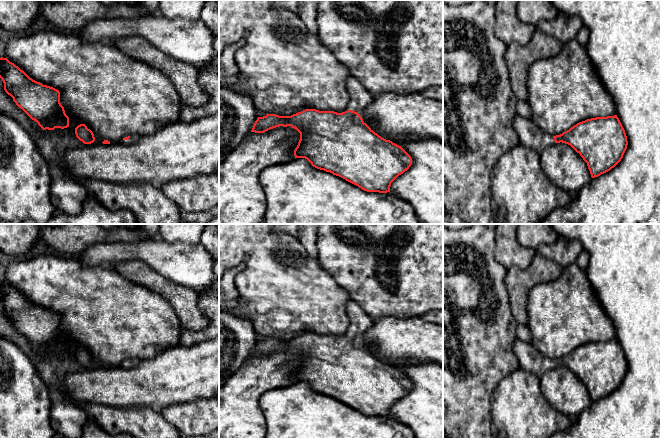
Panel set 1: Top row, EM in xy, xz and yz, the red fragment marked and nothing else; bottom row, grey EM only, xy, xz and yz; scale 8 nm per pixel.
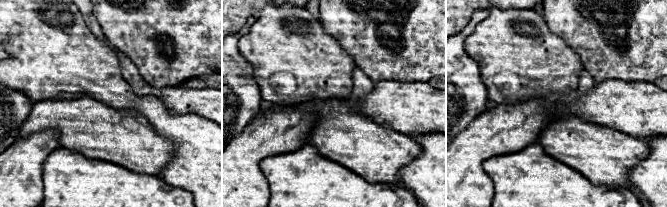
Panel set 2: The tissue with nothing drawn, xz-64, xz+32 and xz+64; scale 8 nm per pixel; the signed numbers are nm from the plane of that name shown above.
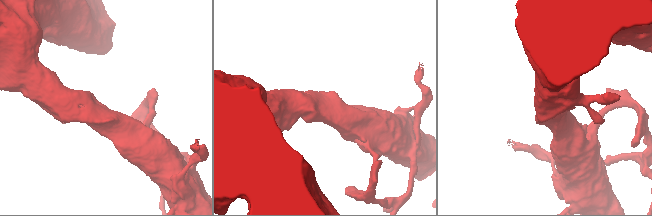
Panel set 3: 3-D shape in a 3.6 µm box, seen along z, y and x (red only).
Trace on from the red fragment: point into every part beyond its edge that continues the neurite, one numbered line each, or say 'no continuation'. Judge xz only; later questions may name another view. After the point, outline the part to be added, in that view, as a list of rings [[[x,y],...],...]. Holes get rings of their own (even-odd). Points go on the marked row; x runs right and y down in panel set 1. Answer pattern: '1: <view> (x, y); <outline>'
1: xz (359, 97); [[[350,75],[346,88],[350,96],[350,102],[346,110],[359,112],[372,103],[373,95],[355,77]]]

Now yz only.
1: yz (530, 135); [[[518,114],[513,119],[513,127],[519,136],[520,142],[537,152],[541,152],[555,143],[552,135],[542,131],[532,120]]]

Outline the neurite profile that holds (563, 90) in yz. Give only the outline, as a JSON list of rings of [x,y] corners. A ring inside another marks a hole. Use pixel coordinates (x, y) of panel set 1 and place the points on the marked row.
[[[576,39],[565,43],[558,55],[531,64],[526,85],[532,121],[552,136],[560,135],[587,119],[617,114],[616,103],[597,75],[587,46],[581,45]]]

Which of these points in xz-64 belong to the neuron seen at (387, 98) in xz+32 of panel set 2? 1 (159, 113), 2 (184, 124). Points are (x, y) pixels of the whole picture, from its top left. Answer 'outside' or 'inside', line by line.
1: outside
2: outside

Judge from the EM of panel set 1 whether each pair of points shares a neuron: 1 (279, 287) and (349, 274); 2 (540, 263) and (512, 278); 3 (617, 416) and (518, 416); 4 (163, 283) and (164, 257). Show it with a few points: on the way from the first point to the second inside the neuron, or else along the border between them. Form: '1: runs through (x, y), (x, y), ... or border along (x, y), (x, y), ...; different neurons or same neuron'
1: border along (317, 260), (349, 294); different neurons
2: runs through (533, 270), (525, 278), (519, 278); same neuron
3: border along (572, 423), (568, 427); different neurons
4: border along (143, 262), (165, 277), (184, 286); different neurons

